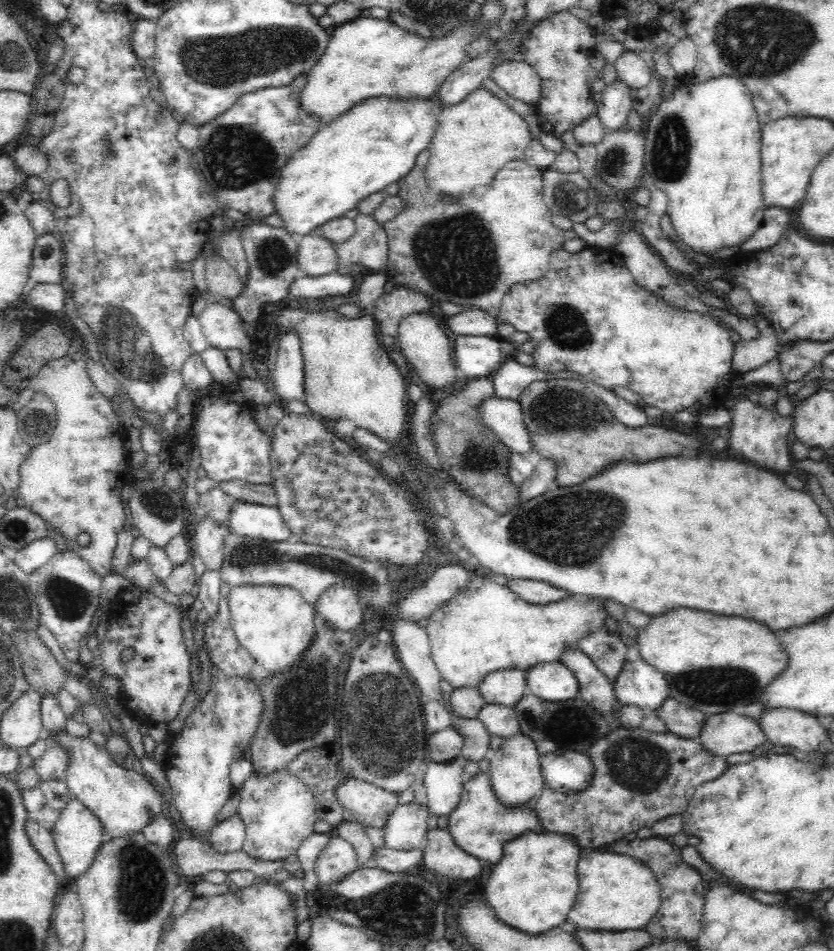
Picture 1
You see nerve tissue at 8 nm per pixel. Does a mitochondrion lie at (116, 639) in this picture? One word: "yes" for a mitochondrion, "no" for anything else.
no

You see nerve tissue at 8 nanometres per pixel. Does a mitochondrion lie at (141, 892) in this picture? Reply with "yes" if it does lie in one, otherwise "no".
yes

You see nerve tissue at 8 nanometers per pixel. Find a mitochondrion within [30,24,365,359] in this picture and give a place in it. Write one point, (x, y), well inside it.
(217, 62)

